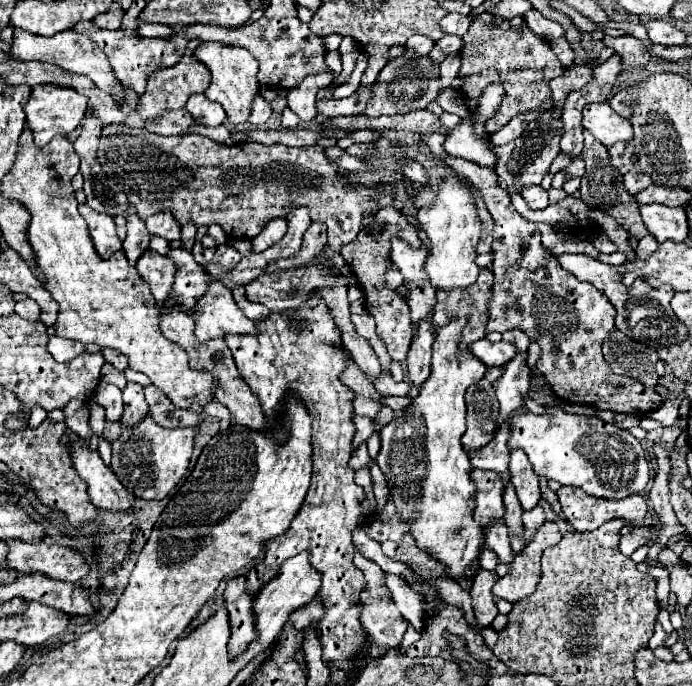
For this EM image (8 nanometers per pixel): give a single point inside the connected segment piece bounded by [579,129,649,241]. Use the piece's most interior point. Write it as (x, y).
(601, 184)

